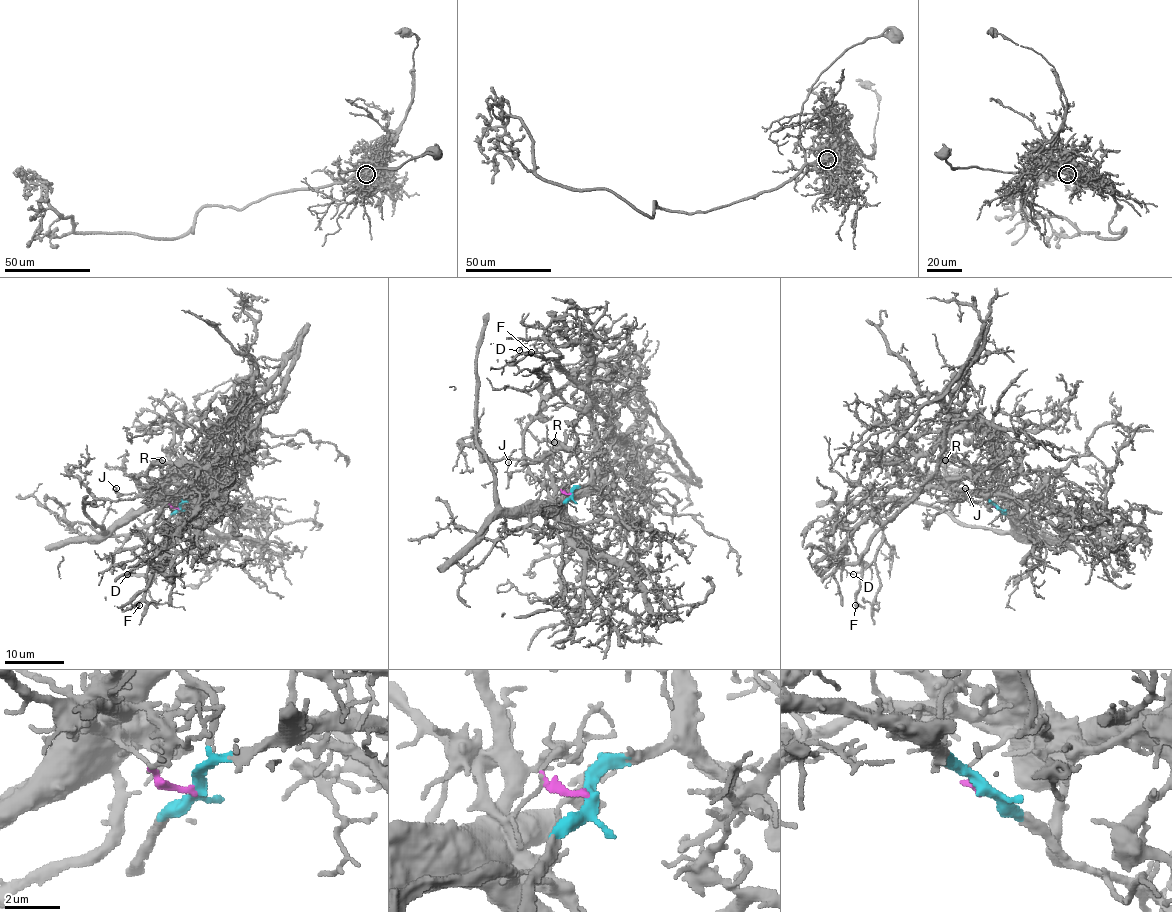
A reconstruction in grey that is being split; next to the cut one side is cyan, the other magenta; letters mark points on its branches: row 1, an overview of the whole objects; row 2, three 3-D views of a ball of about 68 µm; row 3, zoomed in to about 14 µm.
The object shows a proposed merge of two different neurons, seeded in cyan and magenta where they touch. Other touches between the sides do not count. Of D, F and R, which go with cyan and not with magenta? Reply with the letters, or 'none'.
D, F, R

